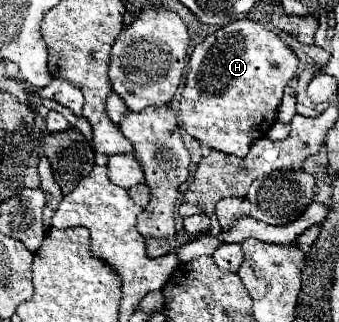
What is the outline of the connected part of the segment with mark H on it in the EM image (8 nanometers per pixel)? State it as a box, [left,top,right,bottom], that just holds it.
[180,19,298,157]

